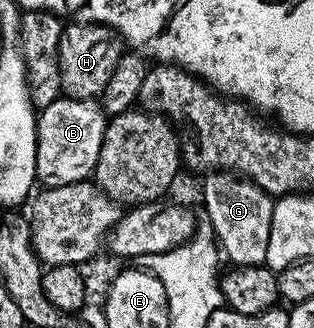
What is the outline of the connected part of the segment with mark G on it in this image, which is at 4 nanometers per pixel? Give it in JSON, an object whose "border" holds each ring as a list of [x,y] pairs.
{"border":[[[211,172],[205,177],[202,184],[202,204],[206,207],[205,219],[210,229],[214,232],[215,241],[221,255],[231,261],[231,265],[240,268],[251,268],[257,264],[265,265],[268,254],[268,234],[270,233],[270,219],[274,209],[275,197],[269,196],[260,186],[256,186],[251,180],[243,180],[233,172]]]}

